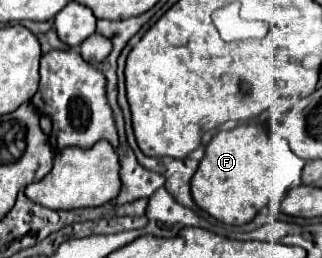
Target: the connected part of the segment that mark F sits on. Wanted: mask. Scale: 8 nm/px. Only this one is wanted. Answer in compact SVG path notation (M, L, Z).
M283 96L271 106L271 132L261 124L241 124L233 130L221 130L209 140L205 156L191 180L191 196L203 212L223 224L241 226L251 222L263 206L281 204L291 186L301 186L305 160L295 156L283 140L287 140L283 136L283 124L287 122L293 106L299 102L290 99Z

